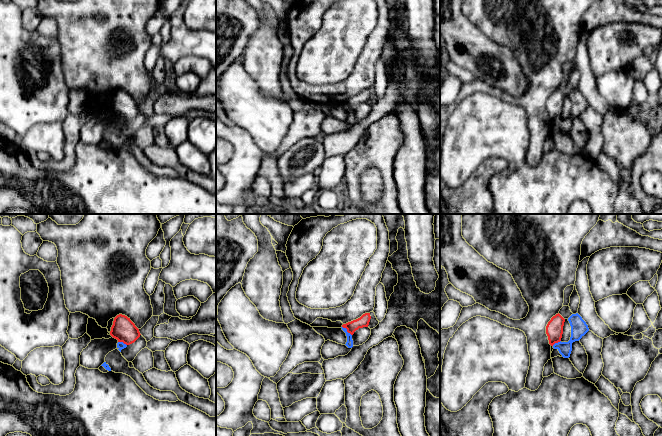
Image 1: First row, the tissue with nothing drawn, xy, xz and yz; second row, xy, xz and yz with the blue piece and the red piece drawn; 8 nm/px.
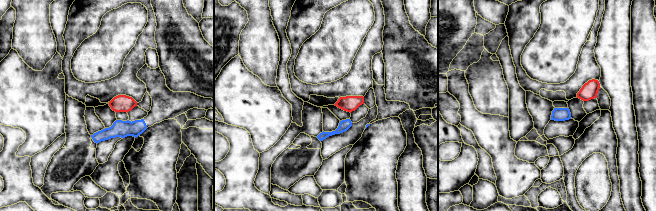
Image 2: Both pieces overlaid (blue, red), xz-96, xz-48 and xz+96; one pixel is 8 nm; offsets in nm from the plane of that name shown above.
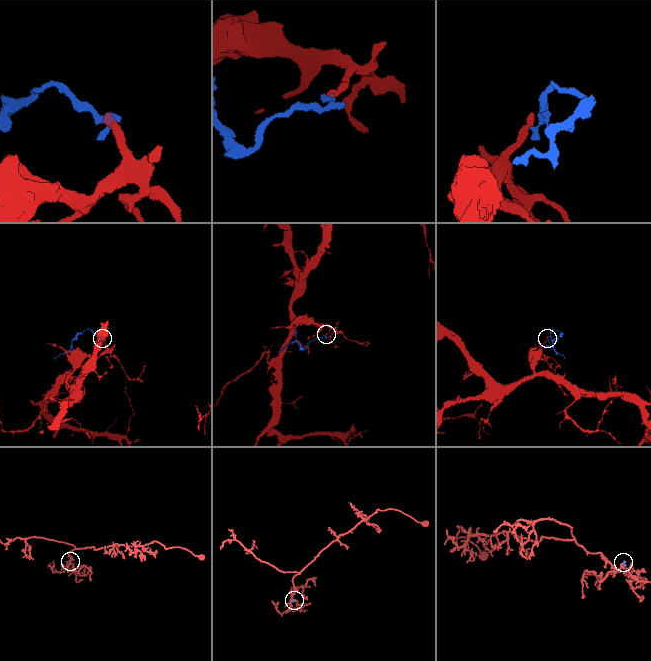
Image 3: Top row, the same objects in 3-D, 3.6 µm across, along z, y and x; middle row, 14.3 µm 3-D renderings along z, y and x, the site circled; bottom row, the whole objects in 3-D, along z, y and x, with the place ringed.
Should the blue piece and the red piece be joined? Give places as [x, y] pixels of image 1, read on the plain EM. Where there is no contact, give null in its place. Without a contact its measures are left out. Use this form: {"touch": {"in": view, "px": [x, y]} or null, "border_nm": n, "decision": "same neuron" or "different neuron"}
{"touch": {"in": "xz", "px": [346, 106]}, "border_nm": 110, "decision": "different neuron"}

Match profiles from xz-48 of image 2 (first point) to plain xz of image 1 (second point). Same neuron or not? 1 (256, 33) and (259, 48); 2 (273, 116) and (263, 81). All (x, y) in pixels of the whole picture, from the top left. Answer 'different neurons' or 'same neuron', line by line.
1: same neuron
2: different neurons

